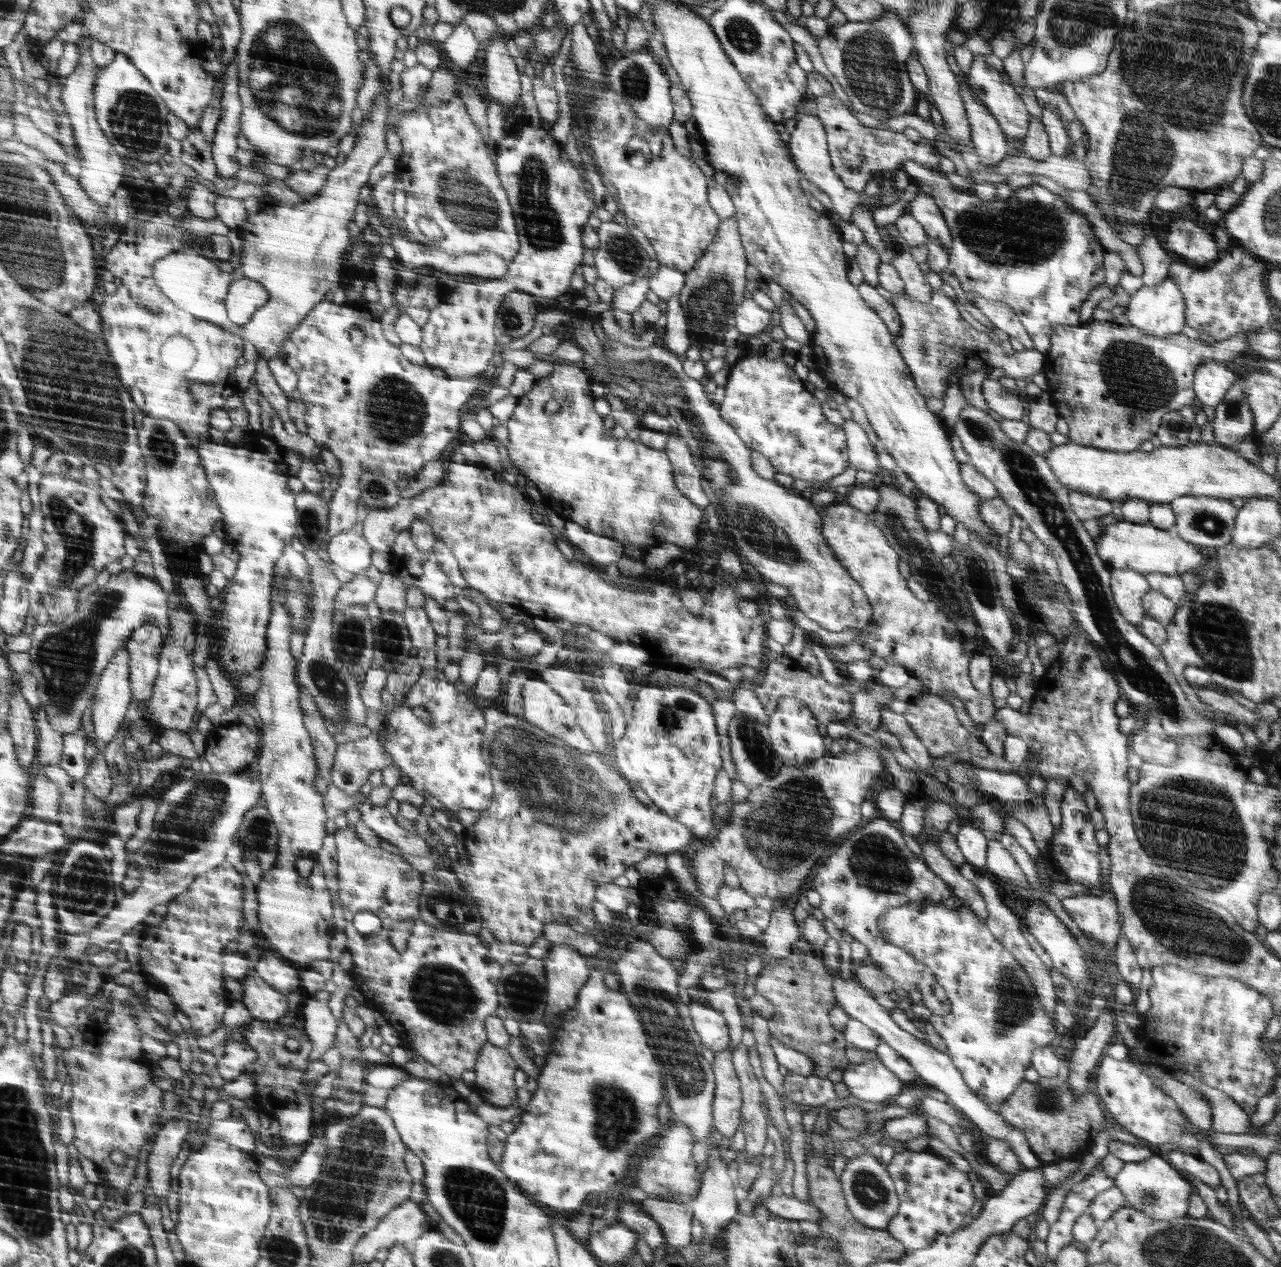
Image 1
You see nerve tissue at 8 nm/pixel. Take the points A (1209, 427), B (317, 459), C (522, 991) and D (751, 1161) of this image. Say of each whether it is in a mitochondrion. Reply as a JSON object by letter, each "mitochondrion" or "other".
{"A":"other","B":"other","C":"mitochondrion","D":"mitochondrion"}

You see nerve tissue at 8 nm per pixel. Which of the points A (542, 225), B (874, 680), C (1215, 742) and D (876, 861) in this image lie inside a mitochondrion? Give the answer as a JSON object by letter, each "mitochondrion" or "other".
{"A":"mitochondrion","B":"other","C":"other","D":"mitochondrion"}

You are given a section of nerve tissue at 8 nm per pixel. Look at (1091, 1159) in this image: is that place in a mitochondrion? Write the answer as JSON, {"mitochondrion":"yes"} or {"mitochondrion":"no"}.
{"mitochondrion":"no"}

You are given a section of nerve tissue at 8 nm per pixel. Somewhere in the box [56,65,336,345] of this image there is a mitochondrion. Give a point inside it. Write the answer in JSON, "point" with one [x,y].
{"point":[135,118]}

